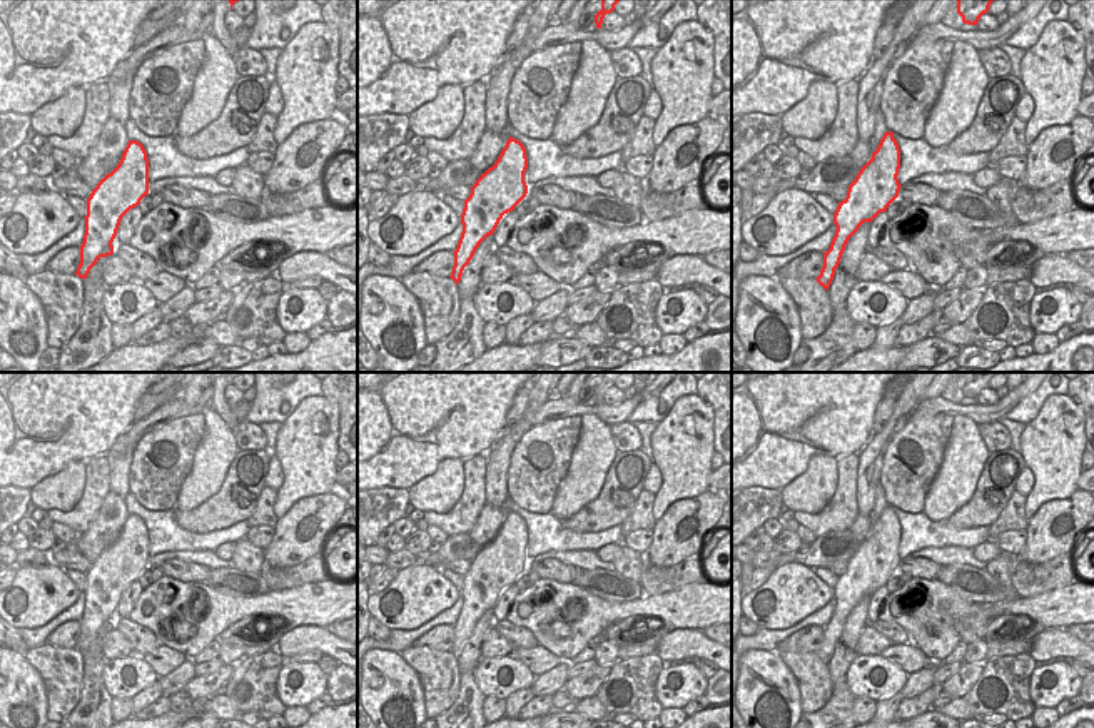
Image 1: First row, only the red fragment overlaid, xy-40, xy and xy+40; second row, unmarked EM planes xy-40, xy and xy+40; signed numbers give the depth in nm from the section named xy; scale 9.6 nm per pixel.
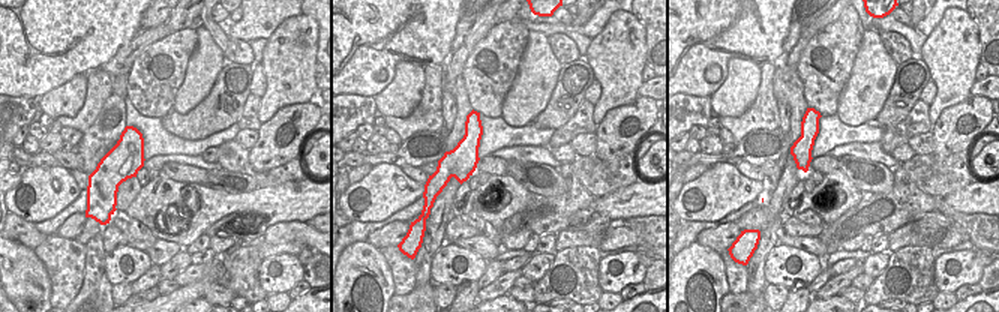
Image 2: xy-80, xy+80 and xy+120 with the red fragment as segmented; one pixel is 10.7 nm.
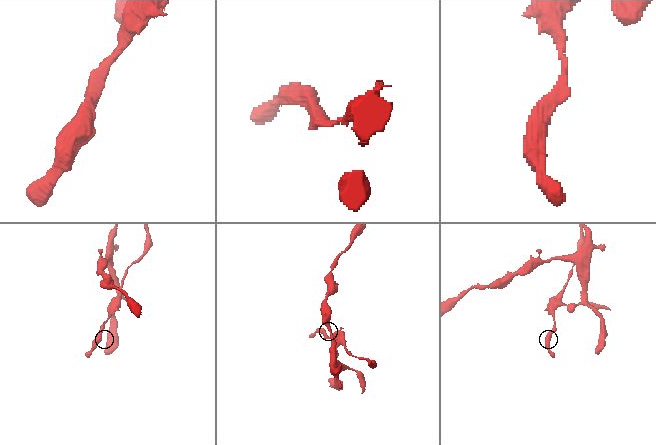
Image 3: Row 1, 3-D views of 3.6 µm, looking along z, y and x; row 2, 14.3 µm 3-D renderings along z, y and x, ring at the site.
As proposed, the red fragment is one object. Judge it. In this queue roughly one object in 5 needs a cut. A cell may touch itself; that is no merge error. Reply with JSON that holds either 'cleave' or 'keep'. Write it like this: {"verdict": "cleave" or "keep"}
{"verdict": "keep"}

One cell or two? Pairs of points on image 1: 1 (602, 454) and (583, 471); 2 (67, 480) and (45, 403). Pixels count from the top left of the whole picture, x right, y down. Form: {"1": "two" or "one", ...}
{"1": "one", "2": "two"}

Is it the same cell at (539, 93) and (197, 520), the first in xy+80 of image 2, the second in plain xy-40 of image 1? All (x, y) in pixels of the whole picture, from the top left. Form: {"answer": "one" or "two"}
{"answer": "two"}

